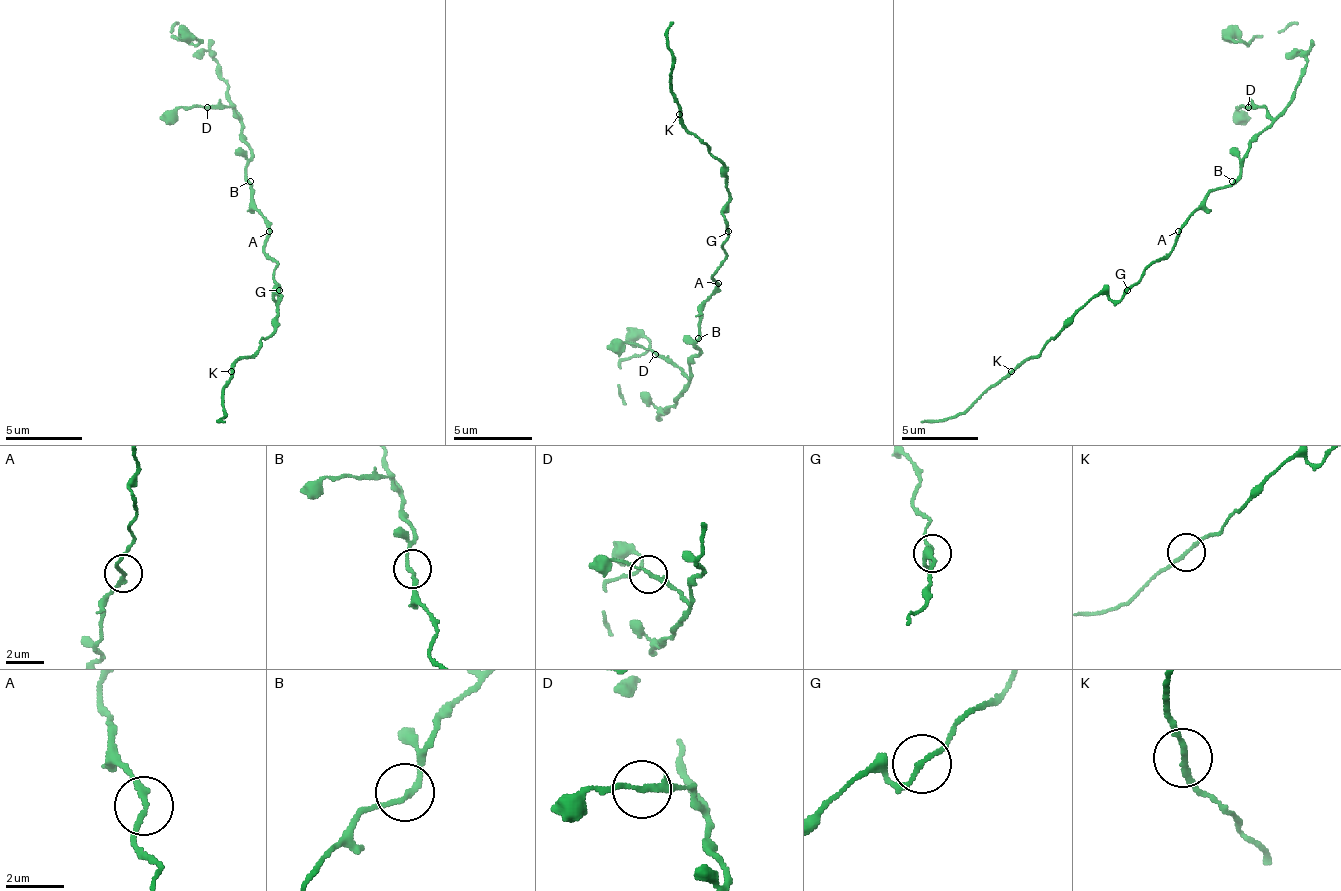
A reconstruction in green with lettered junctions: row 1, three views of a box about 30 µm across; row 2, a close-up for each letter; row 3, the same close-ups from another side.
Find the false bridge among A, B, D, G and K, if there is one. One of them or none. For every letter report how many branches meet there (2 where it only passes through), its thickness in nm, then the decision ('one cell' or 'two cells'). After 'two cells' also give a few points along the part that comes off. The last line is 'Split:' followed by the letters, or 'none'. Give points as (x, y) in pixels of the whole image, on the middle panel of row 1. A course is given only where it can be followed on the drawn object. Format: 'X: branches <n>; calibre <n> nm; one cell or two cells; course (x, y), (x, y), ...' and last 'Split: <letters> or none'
A: branches 2; calibre 180 nm; one cell
B: branches 2; calibre 180 nm; one cell
D: branches 2; calibre 180 nm; one cell
G: branches 2; calibre 130 nm; one cell
K: branches 2; calibre 190 nm; one cell
Split: none

